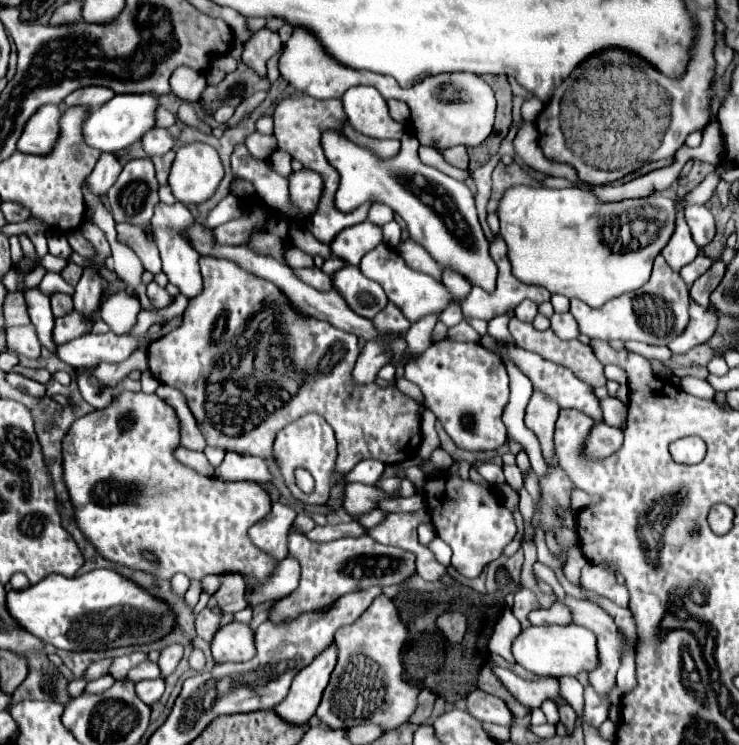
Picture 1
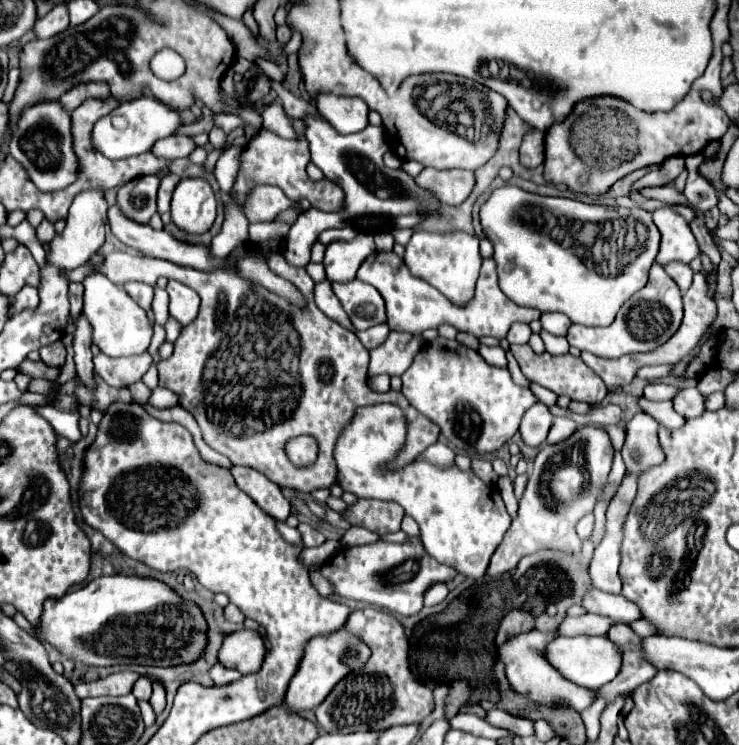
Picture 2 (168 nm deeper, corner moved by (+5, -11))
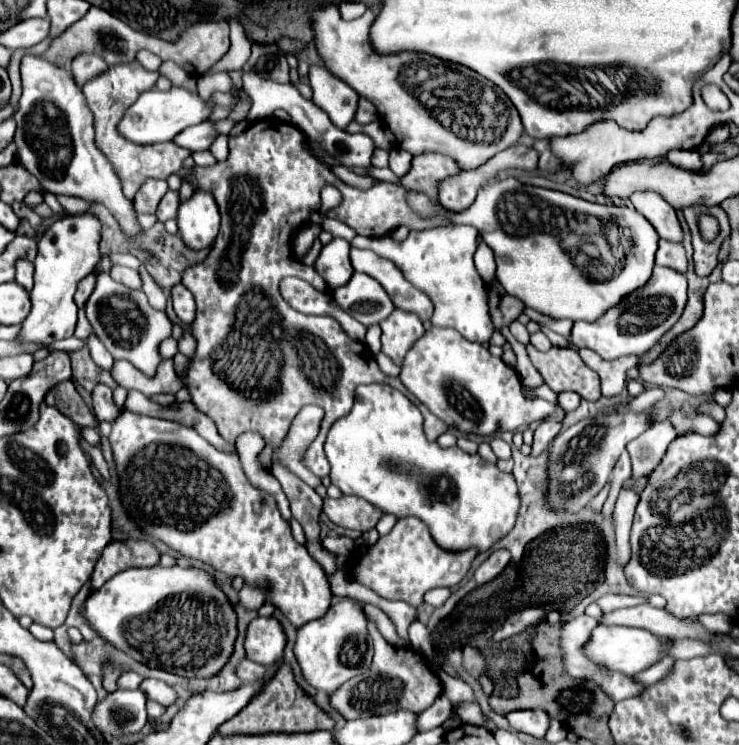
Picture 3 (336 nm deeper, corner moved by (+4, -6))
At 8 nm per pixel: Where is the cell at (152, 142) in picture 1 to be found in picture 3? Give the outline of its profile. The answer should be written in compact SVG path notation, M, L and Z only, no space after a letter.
M205 120L199 122L197 126L191 126L189 130L183 130L181 134L177 134L177 138L173 138L175 144L197 152L197 150L209 150L209 146L213 144L213 140L219 136L219 132L213 126L213 120Z

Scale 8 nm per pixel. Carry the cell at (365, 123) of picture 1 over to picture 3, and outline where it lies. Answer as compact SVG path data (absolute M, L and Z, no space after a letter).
M325 66L309 68L309 84L313 88L313 102L333 118L337 128L345 128L355 118L359 100L357 92L341 82L341 78L337 80L337 76L333 76Z

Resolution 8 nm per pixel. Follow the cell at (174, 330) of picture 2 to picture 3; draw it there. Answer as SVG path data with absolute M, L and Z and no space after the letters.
M184 330L183 338L178 340L178 351L188 358L192 358L195 353L196 342L193 336Z

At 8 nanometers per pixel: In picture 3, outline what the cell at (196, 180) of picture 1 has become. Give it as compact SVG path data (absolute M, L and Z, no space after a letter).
M197 192L187 202L181 202L177 212L177 226L179 226L179 236L191 250L209 248L215 242L219 232L219 208L213 196L209 196L207 192Z

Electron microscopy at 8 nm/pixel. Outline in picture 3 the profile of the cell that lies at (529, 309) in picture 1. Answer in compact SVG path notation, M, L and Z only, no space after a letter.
M511 322L509 330L521 344L529 344L529 332L527 332L527 328L521 322Z

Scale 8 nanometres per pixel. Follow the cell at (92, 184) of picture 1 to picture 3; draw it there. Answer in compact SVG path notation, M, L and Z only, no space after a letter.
M81 214L81 216L65 216L55 220L37 240L37 258L35 258L35 286L31 290L31 312L21 324L21 334L17 340L43 342L53 344L55 340L63 340L73 336L77 324L77 304L73 302L73 294L77 290L79 280L91 274L101 260L99 252L101 238L101 222L97 216Z

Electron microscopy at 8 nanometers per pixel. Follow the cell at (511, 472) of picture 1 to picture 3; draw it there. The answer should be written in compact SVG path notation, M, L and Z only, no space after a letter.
M493 438L491 440L491 448L493 448L497 458L509 458L511 456L511 446L501 438Z

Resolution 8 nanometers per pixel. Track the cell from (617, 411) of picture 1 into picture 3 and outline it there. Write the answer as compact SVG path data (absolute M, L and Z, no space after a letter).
M561 392L561 394L557 394L557 402L565 412L571 412L571 410L575 410L579 406L581 398L575 392Z

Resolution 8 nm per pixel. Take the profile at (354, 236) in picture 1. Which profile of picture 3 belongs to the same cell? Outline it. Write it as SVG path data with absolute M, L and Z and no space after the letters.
M333 238L323 246L319 258L315 260L313 268L317 270L317 274L321 274L331 290L335 290L337 286L345 286L345 282L349 282L349 278L353 276L349 248L351 244L347 240Z

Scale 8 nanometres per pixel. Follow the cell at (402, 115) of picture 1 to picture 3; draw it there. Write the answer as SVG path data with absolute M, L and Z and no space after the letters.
M359 98L359 106L357 106L357 114L355 114L355 122L359 124L369 124L377 118L377 110L375 106L367 100L367 98Z

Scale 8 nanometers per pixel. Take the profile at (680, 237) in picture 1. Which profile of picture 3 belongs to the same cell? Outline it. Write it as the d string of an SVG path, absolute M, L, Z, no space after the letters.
M645 190L645 192L635 192L633 196L629 196L629 200L635 206L635 210L649 220L649 224L657 230L661 238L671 242L681 242L683 232L675 208L671 208L659 194Z

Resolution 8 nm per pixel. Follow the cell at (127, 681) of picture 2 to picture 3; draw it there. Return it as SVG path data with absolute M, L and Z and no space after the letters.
M125 672L121 678L119 678L119 688L129 688L129 690L135 690L139 688L139 684L145 680L145 676L141 674L135 674L135 672Z

